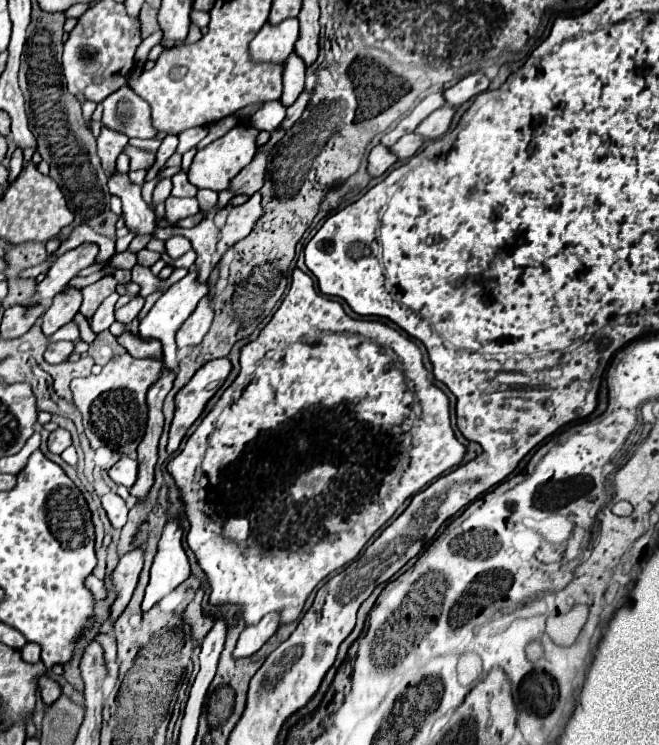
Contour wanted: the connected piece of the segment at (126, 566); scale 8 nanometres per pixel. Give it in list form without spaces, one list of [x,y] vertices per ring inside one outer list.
[[[134,548],[120,558],[116,570],[112,572],[110,580],[112,580],[112,586],[116,590],[116,600],[110,606],[110,622],[112,624],[128,606],[132,592],[136,588],[136,582],[138,582],[140,570],[142,570],[142,548]]]

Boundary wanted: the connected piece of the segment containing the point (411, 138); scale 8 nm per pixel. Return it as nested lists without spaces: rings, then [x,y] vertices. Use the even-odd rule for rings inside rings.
[[[406,134],[392,146],[392,154],[396,154],[398,160],[408,160],[418,152],[418,148],[422,148],[422,144],[424,140],[418,134]]]

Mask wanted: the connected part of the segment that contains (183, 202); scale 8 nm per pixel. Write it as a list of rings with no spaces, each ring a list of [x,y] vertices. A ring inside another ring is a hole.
[[[170,196],[166,200],[166,222],[168,226],[176,226],[178,220],[184,220],[198,212],[198,200],[196,198],[174,198]]]

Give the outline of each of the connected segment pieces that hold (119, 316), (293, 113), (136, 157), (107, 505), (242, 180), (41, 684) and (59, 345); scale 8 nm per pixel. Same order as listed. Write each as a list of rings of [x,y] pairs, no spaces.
[[[136,294],[126,306],[122,306],[122,308],[116,310],[116,320],[122,322],[122,324],[130,324],[138,316],[138,312],[142,310],[142,306],[144,306],[144,298],[140,294]]]
[[[306,88],[300,96],[298,96],[298,100],[288,108],[288,112],[286,112],[286,118],[282,120],[282,124],[278,126],[278,130],[288,130],[298,118],[300,118],[300,114],[304,112],[304,106],[308,104],[308,98],[310,98],[310,88]]]
[[[126,146],[126,148],[124,148],[124,154],[128,154],[128,158],[130,158],[130,170],[150,168],[150,166],[154,164],[154,154],[150,154],[150,152],[146,152],[146,150]]]
[[[108,492],[106,496],[102,496],[102,508],[106,510],[108,514],[108,520],[114,528],[122,528],[126,524],[126,514],[128,514],[128,506],[126,502],[114,494],[114,492]]]
[[[268,152],[258,154],[236,178],[232,178],[232,186],[228,186],[228,190],[234,192],[234,196],[238,196],[238,194],[252,196],[254,192],[258,192],[264,182],[266,158],[268,158]]]
[[[48,674],[40,676],[36,682],[38,682],[38,688],[40,688],[40,694],[42,694],[44,704],[52,704],[60,696],[60,692],[62,692],[60,686],[58,686],[58,682],[52,680]]]
[[[54,342],[54,344],[48,346],[48,350],[44,354],[44,360],[48,364],[60,364],[60,362],[64,362],[70,356],[72,350],[74,350],[72,342]]]

